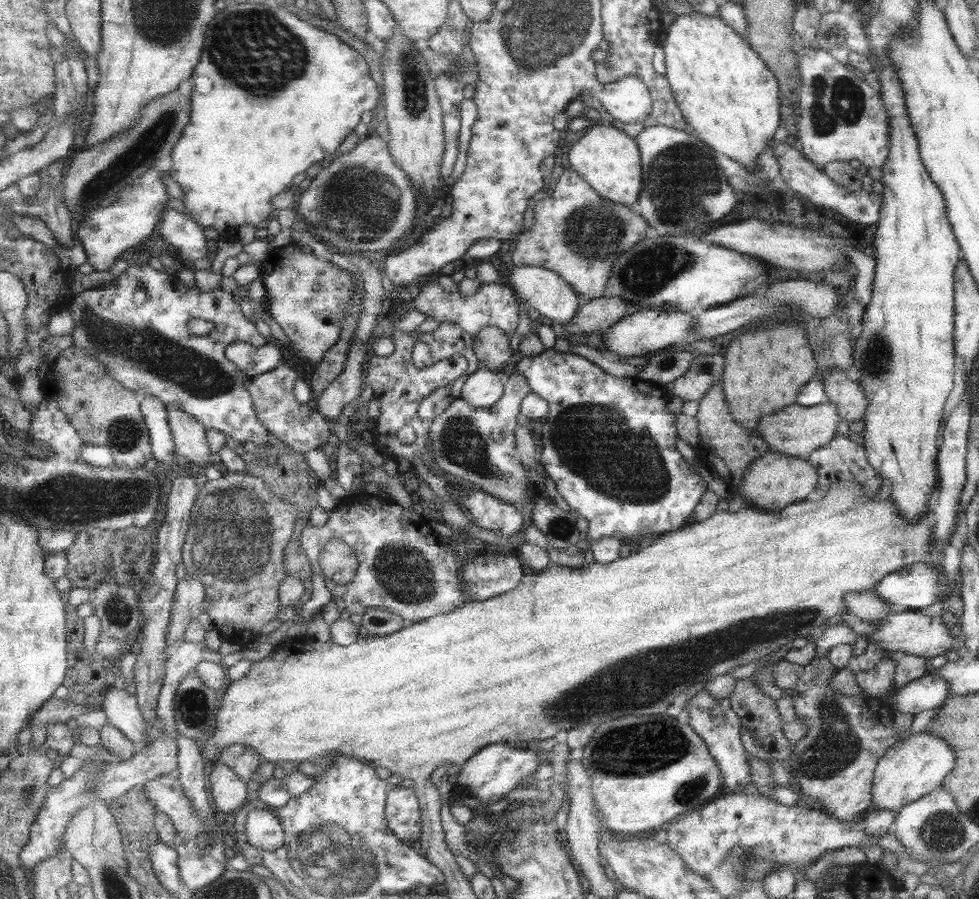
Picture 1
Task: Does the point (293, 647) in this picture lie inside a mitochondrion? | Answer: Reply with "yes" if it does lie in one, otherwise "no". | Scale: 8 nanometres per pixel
no

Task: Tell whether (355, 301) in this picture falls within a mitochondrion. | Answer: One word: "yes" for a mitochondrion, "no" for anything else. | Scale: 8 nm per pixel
no

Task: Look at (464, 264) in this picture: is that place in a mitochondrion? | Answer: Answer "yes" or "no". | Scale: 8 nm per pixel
no

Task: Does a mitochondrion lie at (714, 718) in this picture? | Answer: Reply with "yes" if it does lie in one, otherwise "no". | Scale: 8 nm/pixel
yes

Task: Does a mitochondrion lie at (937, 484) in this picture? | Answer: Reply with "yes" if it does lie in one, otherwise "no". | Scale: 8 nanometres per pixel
no

